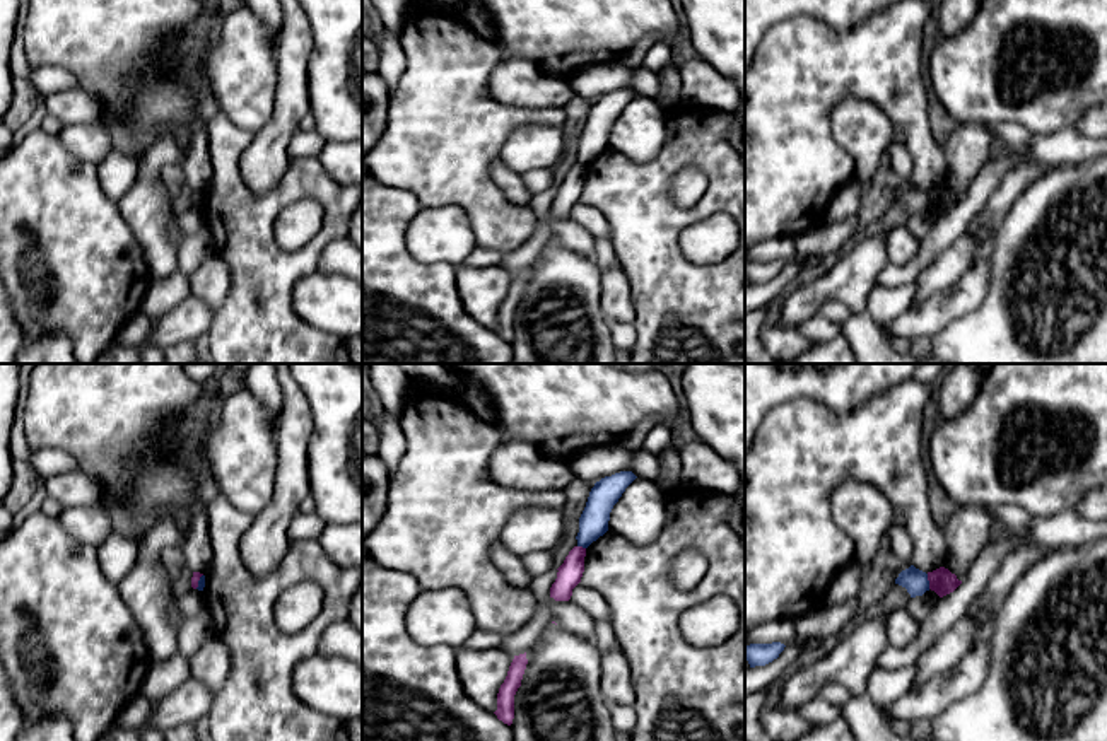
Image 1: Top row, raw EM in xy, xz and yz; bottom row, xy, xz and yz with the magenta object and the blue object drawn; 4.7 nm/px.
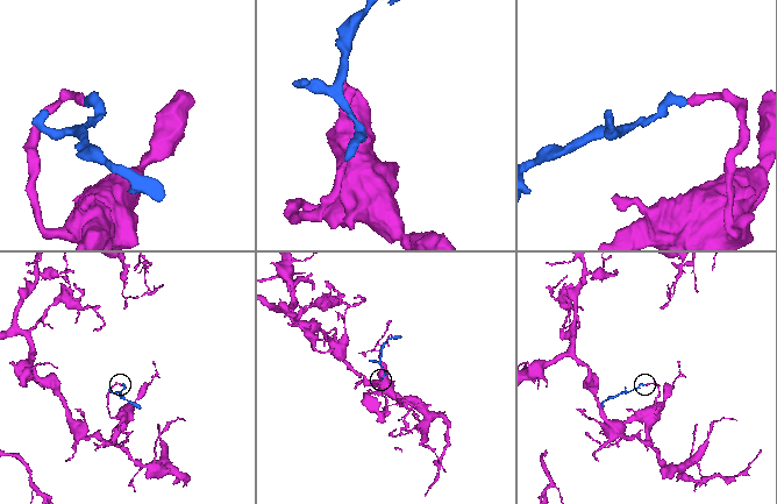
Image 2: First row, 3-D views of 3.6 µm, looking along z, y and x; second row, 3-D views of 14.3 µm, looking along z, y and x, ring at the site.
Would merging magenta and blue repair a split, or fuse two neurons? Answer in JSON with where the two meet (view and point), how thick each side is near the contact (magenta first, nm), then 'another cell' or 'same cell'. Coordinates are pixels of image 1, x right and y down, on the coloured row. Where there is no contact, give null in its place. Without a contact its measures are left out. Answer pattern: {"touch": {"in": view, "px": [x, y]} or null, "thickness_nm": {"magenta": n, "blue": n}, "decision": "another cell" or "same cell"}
{"touch": {"in": "yz", "px": [928, 579]}, "thickness_nm": {"magenta": 120, "blue": 120}, "decision": "another cell"}

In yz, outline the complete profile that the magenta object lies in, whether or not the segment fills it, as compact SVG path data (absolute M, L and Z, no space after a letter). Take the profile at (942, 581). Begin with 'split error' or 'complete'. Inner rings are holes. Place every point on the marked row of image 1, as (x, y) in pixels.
complete; M940 567L933 572L928 572L929 589L934 591L940 598L953 592L962 581L957 579L948 569Z

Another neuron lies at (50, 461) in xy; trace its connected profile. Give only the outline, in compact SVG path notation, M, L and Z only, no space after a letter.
M34 447L26 463L36 471L41 480L77 470L77 459L73 456L63 449L53 447Z

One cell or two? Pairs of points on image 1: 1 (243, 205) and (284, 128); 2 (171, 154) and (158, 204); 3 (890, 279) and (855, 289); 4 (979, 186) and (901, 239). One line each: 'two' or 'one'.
1: two
2: one
3: two
4: two

